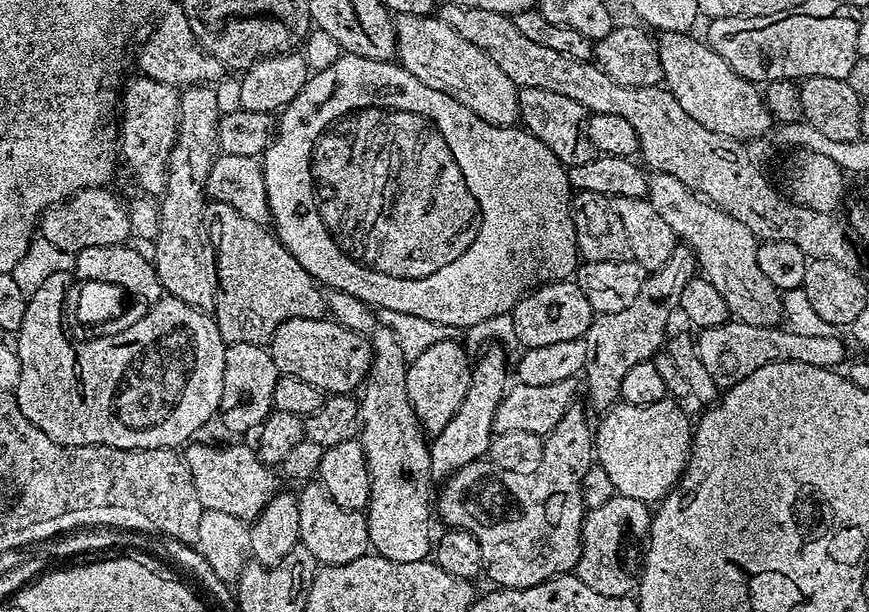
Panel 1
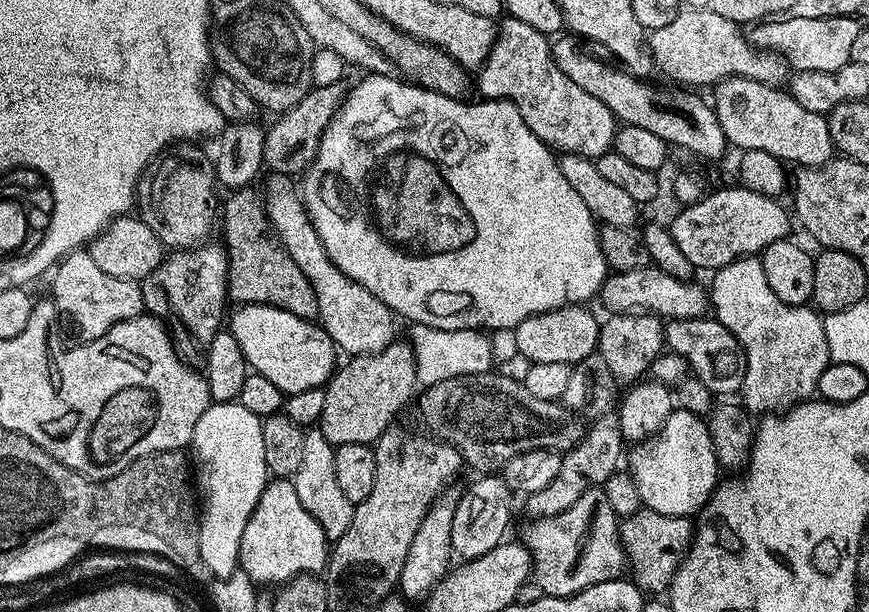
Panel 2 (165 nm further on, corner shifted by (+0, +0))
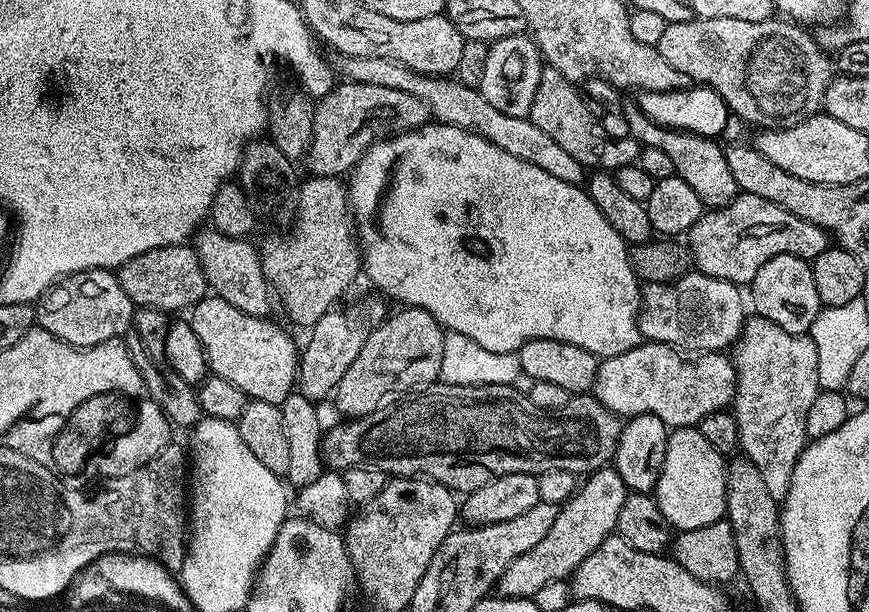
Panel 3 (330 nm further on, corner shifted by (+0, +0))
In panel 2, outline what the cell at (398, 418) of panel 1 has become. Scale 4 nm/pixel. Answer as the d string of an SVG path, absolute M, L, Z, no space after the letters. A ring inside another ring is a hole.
M269 175L268 192L266 190L266 207L268 223L277 240L294 258L298 270L306 274L310 286L314 290L314 298L318 298L318 323L330 334L341 353L348 352L349 357L367 356L373 352L386 350L393 344L396 332L397 317L380 301L370 294L366 286L354 282L326 254L326 246L322 246L322 238L318 238L318 230L314 230L312 219L304 208L303 195L298 191L298 184L293 177Z

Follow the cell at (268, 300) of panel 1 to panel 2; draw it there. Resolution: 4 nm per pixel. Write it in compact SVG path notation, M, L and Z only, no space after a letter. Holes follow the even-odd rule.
M255 187L235 189L228 201L222 204L222 228L224 224L224 244L228 258L228 300L237 305L269 304L275 308L286 310L303 320L315 321L318 317L318 298L314 298L314 290L298 270L294 258L285 250L284 245L276 239L271 224L268 223L268 210L265 197Z

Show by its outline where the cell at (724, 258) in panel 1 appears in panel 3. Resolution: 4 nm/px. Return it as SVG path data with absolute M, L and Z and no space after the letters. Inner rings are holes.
M753 315L734 345L735 352L734 415L740 434L739 447L762 470L770 494L783 498L798 458L810 440L807 414L821 392L818 350L811 335L795 336L766 317Z

